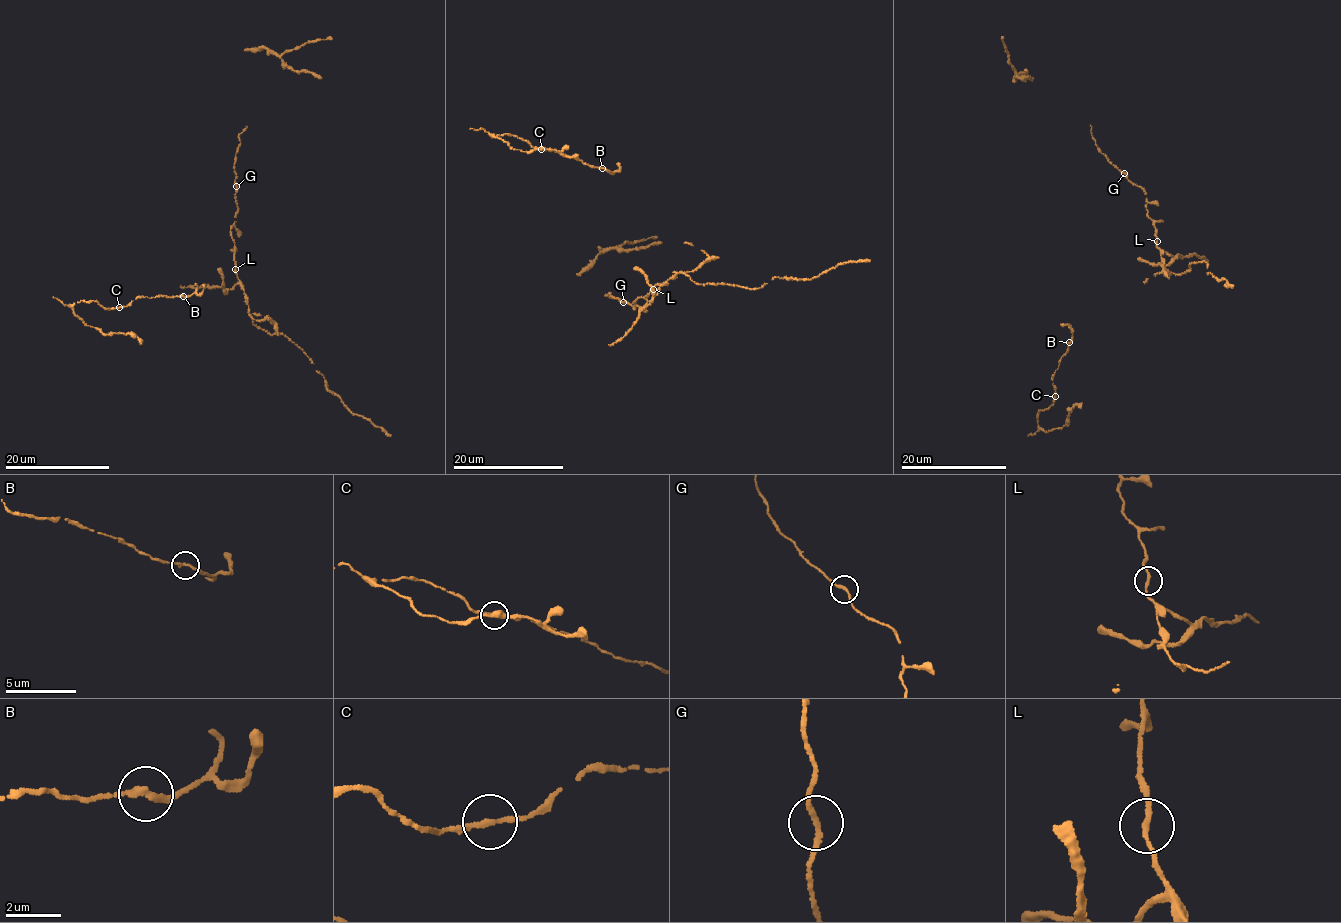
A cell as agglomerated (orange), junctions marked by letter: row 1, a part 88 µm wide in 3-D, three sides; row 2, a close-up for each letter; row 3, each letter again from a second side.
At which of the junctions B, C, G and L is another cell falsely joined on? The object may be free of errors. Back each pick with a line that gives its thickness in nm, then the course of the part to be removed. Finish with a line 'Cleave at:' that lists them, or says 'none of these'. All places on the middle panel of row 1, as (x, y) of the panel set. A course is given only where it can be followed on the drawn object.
Cleave at: none of these

